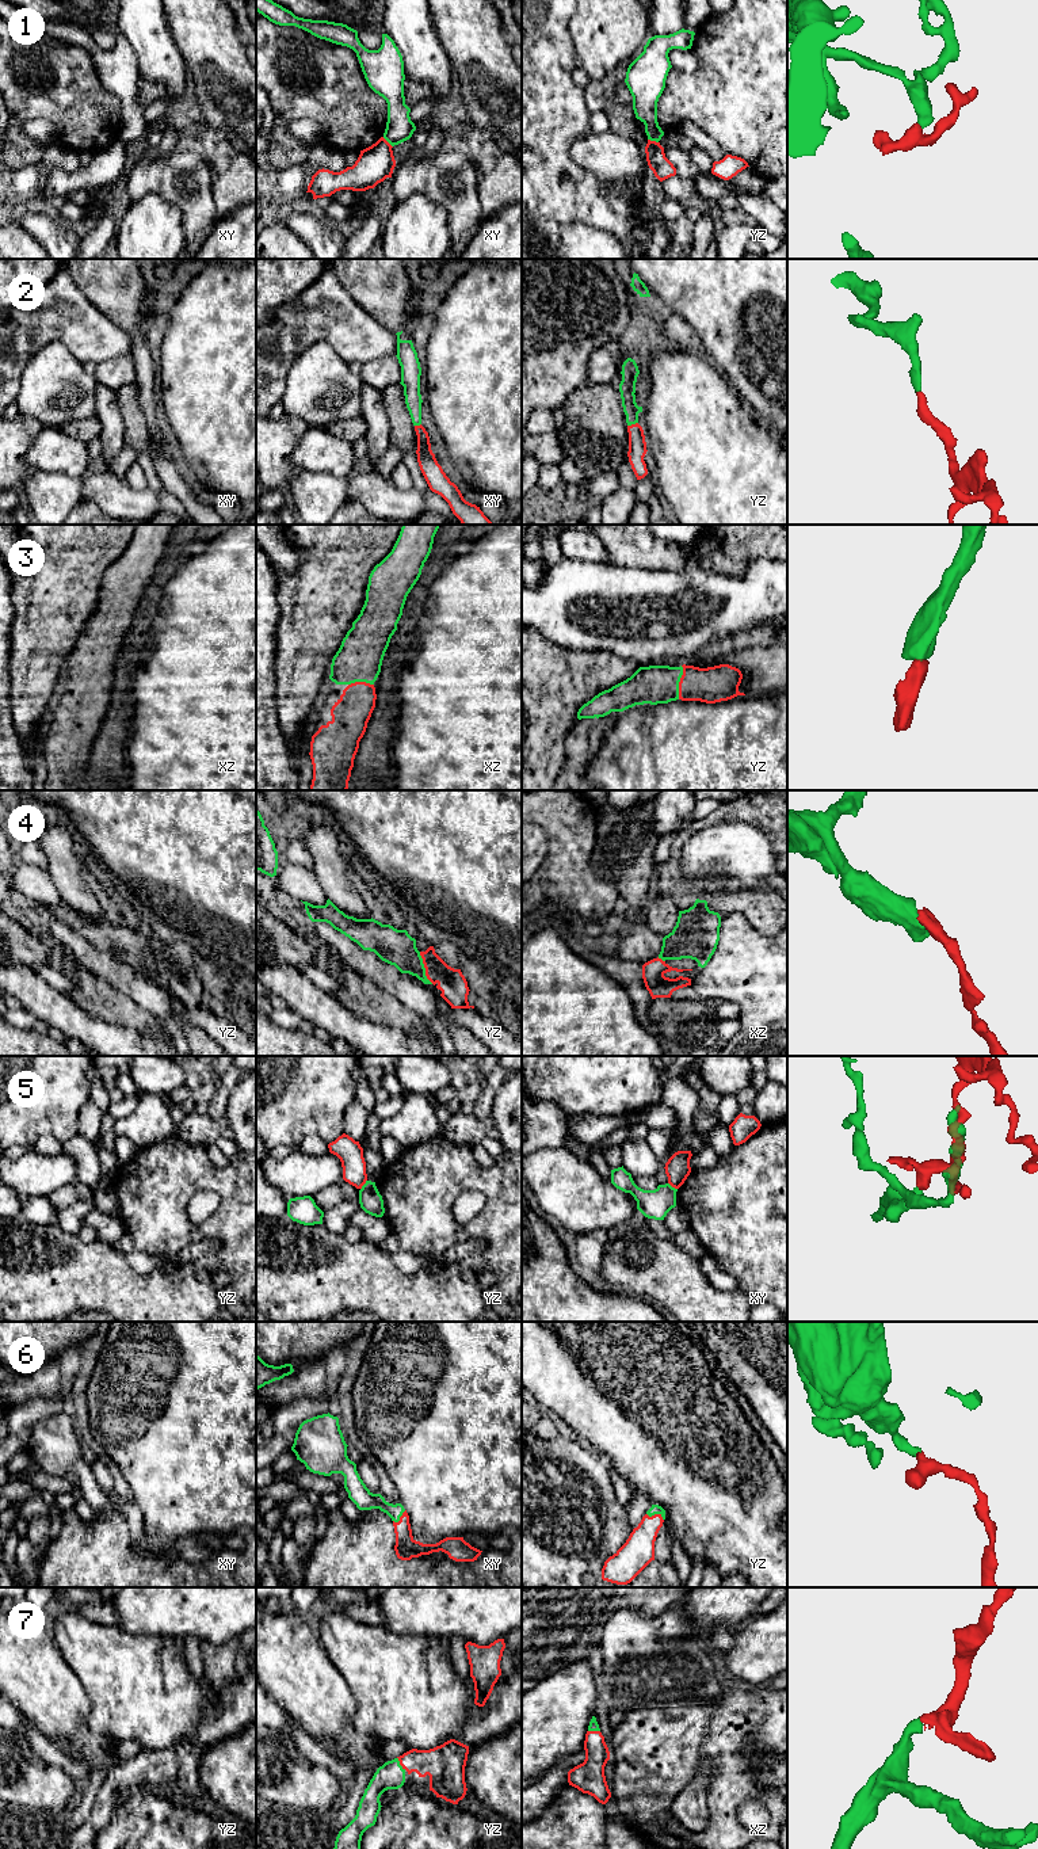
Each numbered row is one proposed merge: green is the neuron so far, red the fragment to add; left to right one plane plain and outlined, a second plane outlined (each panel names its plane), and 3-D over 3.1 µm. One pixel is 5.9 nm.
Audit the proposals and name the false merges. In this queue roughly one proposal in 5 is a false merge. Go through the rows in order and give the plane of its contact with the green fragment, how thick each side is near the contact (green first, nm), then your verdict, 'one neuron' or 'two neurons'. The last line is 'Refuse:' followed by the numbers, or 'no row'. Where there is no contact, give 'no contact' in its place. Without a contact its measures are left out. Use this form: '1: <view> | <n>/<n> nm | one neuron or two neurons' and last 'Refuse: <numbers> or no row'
1: yz | 150/120 nm | two neurons
2: yz | 100/110 nm | one neuron
3: yz | 220/220 nm | one neuron
4: yz | 220/160 nm | one neuron
5: yz | 140/150 nm | two neurons
6: yz | 60/190 nm | one neuron
7: yz | 160/200 nm | one neuron
Refuse: 1, 5

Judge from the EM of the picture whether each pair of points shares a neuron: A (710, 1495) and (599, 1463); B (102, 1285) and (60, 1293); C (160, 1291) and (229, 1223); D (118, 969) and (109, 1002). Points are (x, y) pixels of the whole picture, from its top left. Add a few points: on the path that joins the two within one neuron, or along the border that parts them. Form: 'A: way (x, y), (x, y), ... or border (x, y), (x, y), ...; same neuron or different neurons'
A: border (600, 1452), (611, 1464); different neurons
B: way (91, 1285), (71, 1285); same neuron
C: border (191, 1265), (197, 1270), (213, 1274); different neurons
D: border (87, 968), (138, 1006); different neurons

